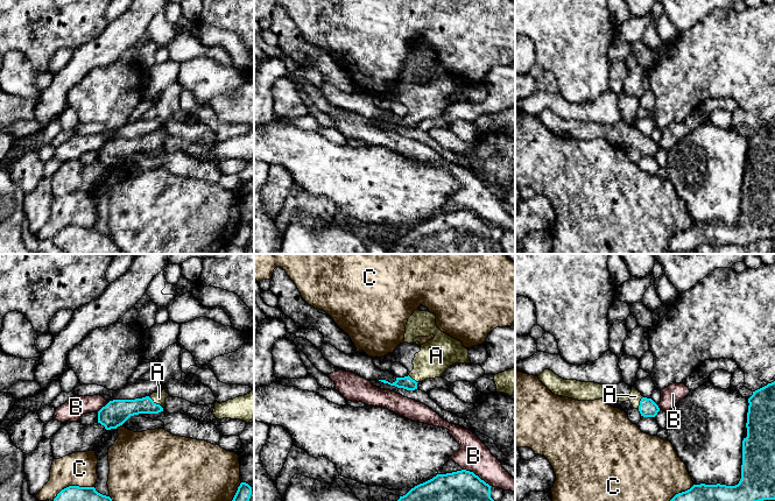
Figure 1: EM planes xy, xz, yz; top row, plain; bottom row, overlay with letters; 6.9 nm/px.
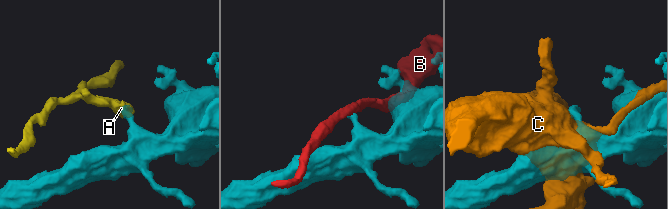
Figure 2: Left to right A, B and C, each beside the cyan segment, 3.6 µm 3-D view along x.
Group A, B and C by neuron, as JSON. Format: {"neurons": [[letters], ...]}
{"neurons": [["A"], ["B"], ["C"]]}

